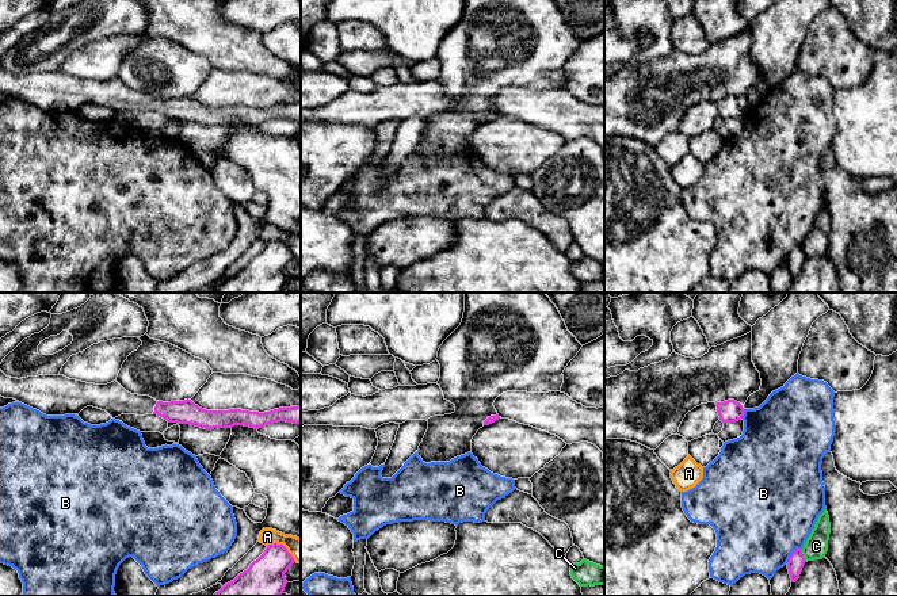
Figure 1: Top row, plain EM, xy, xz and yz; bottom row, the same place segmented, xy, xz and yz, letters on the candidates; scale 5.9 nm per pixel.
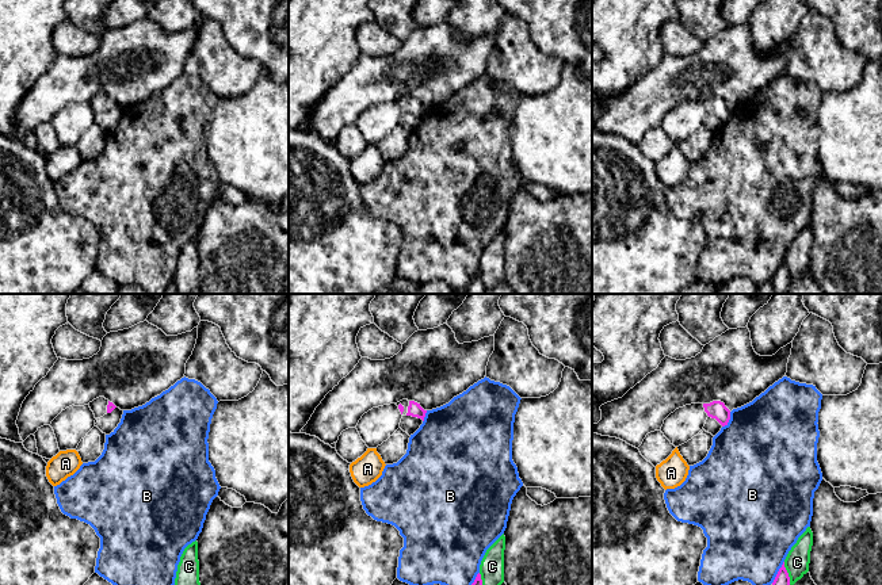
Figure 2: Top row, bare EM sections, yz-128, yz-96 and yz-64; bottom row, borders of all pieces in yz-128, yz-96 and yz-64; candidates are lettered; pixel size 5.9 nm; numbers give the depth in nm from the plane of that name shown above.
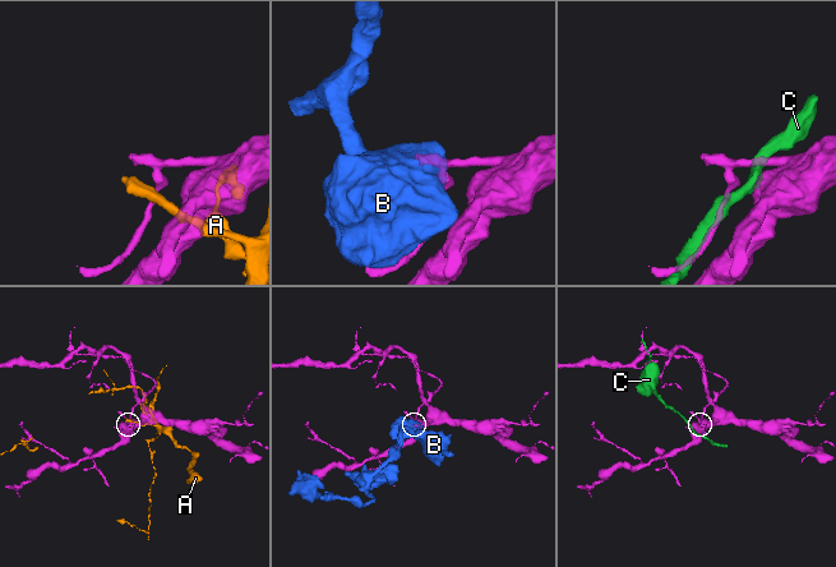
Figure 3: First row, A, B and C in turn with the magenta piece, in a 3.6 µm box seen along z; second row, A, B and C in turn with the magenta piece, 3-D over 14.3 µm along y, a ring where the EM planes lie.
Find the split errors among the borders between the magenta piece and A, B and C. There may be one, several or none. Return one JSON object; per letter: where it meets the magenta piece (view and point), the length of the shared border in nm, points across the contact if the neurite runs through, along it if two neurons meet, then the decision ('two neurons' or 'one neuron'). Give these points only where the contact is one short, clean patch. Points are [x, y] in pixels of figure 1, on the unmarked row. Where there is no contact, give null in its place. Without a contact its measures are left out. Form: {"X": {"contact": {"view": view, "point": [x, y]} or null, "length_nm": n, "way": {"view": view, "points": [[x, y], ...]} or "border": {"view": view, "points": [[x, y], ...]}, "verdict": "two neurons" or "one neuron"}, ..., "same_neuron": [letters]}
{"A": {"contact": {"view": "xy", "point": [283, 243]}, "length_nm": 200, "verdict": "two neurons"}, "B": {"contact": {"view": "yz", "point": [791, 251]}, "length_nm": 130, "verdict": "two neurons"}, "C": {"contact": {"view": "yz", "point": [802, 252]}, "length_nm": 90, "verdict": "two neurons"}, "same_neuron": []}

